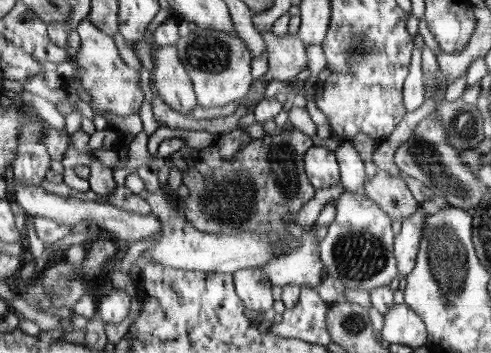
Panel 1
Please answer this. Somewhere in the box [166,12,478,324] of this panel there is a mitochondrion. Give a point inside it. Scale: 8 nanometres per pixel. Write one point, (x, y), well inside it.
(447, 258)

